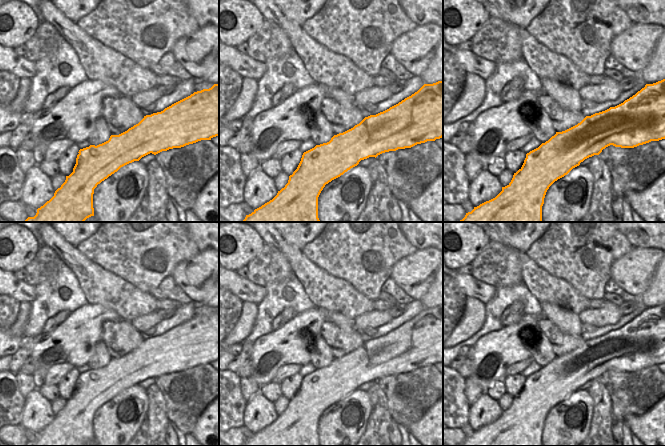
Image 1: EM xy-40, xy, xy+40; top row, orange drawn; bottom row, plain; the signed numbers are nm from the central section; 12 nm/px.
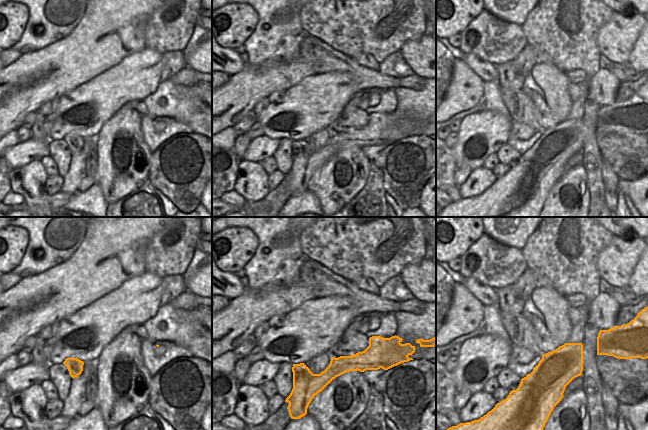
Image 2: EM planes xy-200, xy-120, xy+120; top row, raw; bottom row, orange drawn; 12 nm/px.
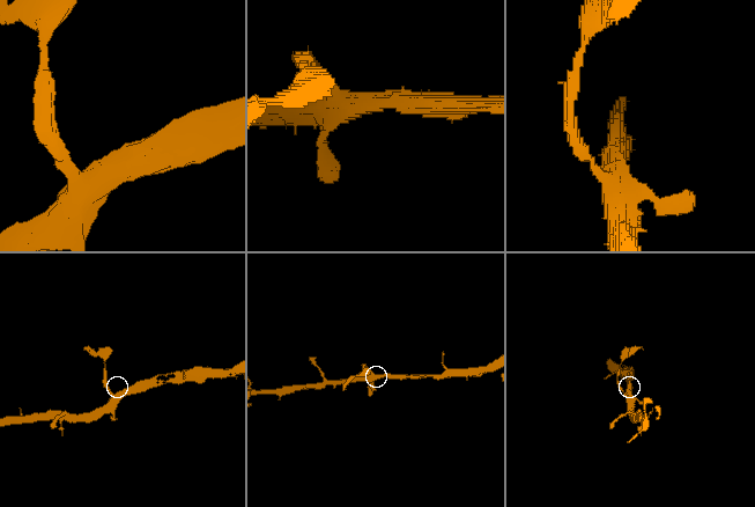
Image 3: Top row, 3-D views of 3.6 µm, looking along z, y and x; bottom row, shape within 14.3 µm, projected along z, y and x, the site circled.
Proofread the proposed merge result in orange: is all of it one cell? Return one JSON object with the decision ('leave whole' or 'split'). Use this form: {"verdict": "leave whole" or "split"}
{"verdict": "split"}

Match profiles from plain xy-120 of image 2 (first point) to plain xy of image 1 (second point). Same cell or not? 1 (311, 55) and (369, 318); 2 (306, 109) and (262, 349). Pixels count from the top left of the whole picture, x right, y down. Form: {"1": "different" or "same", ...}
{"1": "different", "2": "same"}

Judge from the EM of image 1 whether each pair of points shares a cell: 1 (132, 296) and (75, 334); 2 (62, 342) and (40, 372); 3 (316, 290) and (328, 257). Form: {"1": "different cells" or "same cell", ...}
{"1": "different cells", "2": "same cell", "3": "different cells"}

